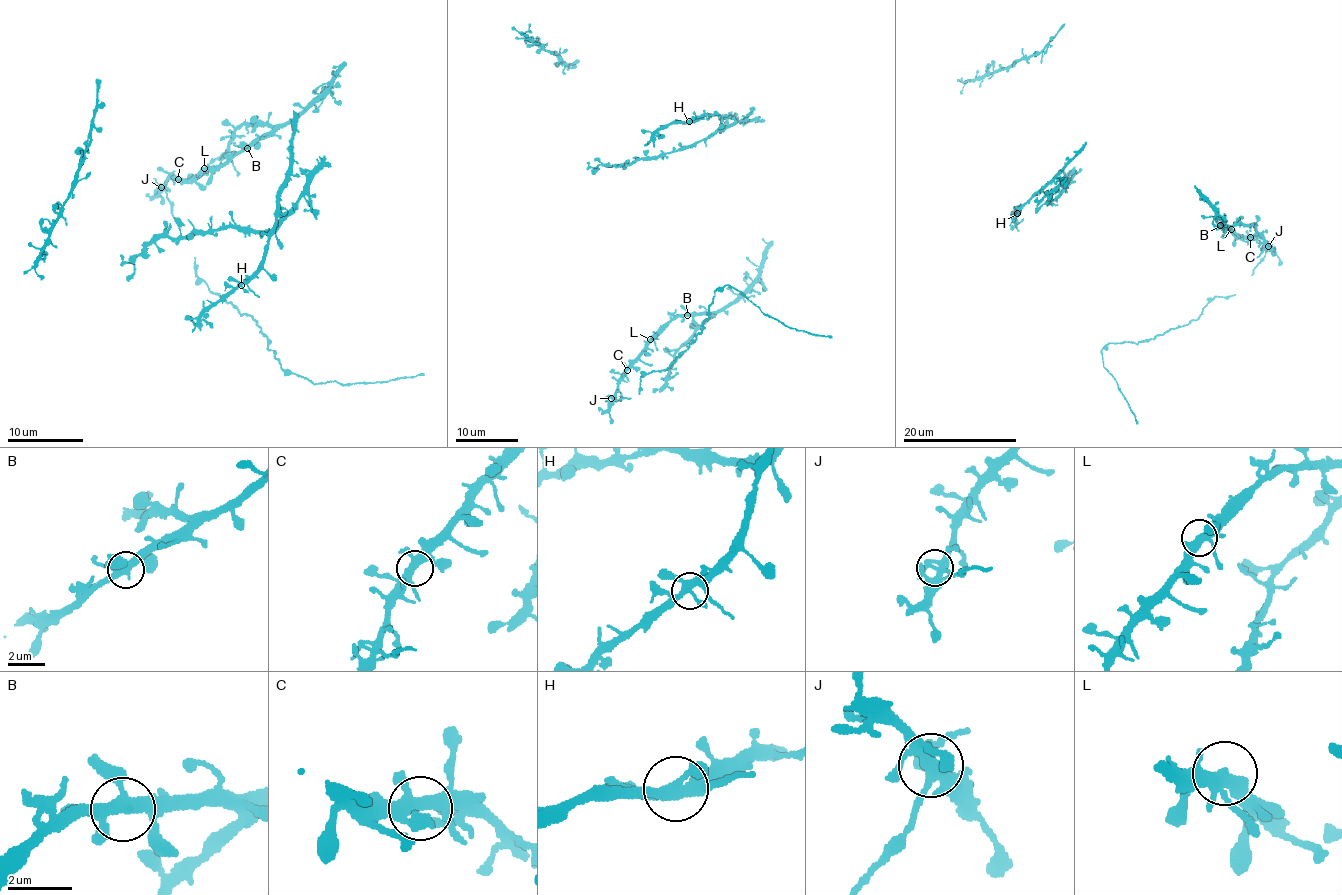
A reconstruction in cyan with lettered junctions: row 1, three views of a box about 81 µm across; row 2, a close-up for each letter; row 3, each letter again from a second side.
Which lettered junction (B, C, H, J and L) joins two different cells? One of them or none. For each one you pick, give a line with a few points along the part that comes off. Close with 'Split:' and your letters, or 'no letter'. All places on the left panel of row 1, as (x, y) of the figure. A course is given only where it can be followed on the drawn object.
Split: no letter

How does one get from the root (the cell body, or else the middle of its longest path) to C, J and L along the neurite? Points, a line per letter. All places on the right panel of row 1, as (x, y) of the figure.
C: (1205, 196), (1216, 218), (1225, 224), (1219, 223), (1219, 227), (1234, 235), (1250, 237)
J: (1205, 196), (1216, 218), (1225, 224), (1219, 223), (1219, 227), (1244, 237), (1256, 237), (1268, 246)
L: (1205, 196), (1216, 218), (1225, 224), (1219, 223), (1219, 227), (1231, 229)

